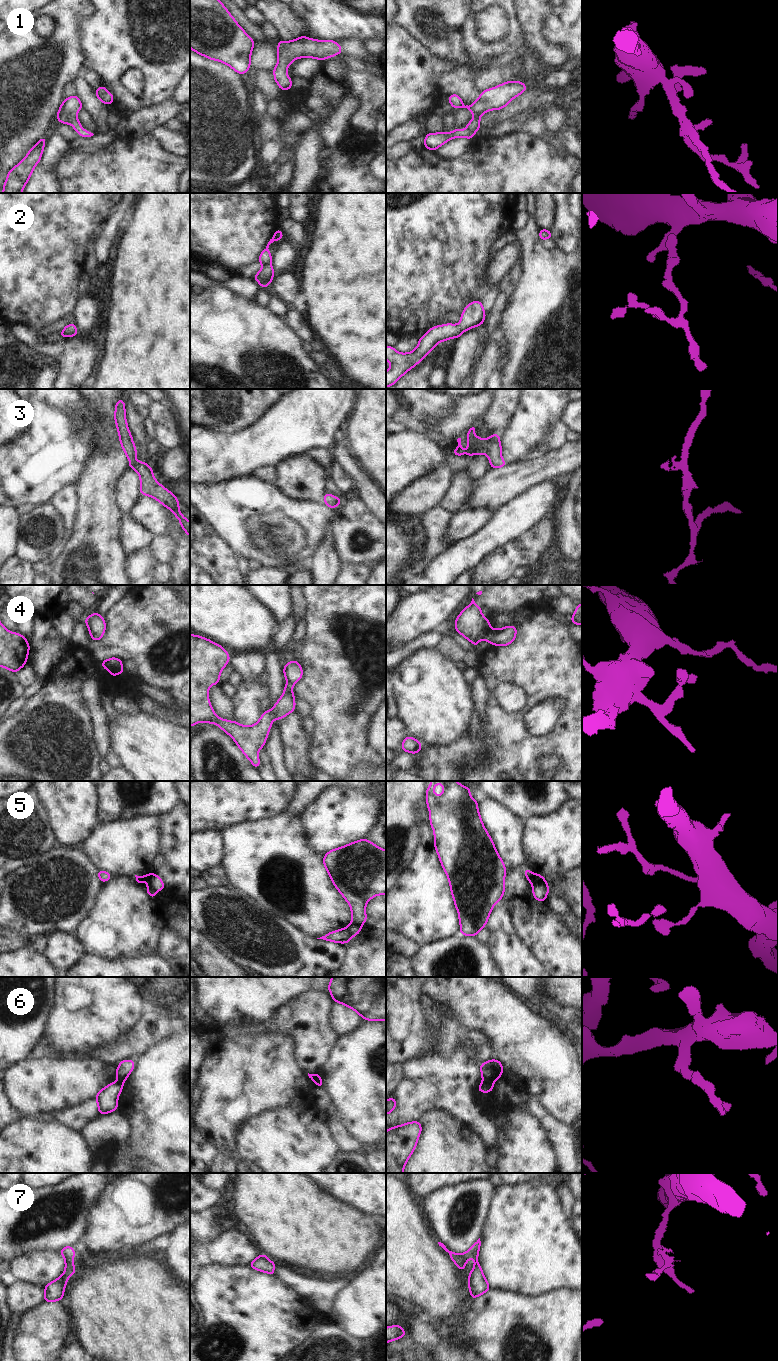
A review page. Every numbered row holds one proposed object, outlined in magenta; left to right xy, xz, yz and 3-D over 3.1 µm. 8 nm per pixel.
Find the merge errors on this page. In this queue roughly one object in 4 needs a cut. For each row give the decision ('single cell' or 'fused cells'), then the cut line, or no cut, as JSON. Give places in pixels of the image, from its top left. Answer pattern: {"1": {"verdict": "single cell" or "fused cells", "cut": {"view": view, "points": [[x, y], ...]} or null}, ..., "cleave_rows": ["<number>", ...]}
{"1": {"verdict": "single cell", "cut": null}, "2": {"verdict": "single cell", "cut": null}, "3": {"verdict": "single cell", "cut": null}, "4": {"verdict": "fused cells", "cut": {"view": "yz", "points": [[489, 627], [481, 637]]}}, "5": {"verdict": "fused cells", "cut": {"view": "yz", "points": [[543, 878], [533, 887]]}}, "6": {"verdict": "fused cells", "cut": {"view": "yz", "points": [[483, 1081], [492, 1084]]}}, "7": {"verdict": "single cell", "cut": null}, "cleave_rows": ["4", "5", "6"]}

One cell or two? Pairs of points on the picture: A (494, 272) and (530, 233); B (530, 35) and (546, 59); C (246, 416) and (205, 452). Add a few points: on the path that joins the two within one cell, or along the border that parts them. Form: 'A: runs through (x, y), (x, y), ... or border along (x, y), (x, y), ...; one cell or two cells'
A: border along (516, 242), (520, 246), (521, 255); two cells
B: runs through (534, 41), (541, 53); one cell
C: border along (249, 426), (231, 433), (215, 433), (204, 427); two cells

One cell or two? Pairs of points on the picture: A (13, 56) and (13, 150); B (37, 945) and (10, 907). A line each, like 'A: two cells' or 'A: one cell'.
A: one cell
B: two cells

